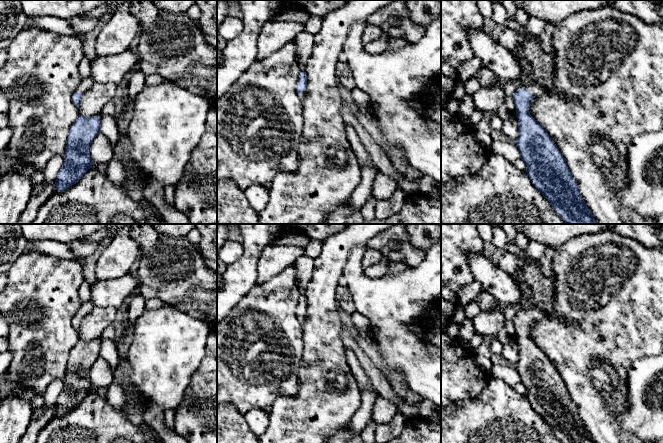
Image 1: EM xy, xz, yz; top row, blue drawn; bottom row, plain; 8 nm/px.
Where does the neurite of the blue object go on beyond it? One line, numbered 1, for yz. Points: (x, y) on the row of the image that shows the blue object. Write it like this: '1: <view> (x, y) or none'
1: yz (536, 89)

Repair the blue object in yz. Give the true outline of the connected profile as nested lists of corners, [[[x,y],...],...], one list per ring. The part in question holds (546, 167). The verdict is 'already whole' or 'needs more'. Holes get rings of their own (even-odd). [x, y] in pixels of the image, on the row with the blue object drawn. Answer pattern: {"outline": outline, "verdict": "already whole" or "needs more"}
{"outline": [[[532,83],[513,94],[518,119],[515,142],[532,184],[551,203],[566,224],[593,224],[594,216],[581,196],[579,185],[565,158],[547,131],[533,118],[529,109],[543,88]]], "verdict": "needs more"}

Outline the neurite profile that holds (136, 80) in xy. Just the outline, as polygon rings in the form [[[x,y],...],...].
[[[139,66],[128,75],[127,84],[129,103],[125,111],[119,109],[118,114],[115,116],[120,132],[123,134],[128,133],[128,125],[133,116],[133,108],[136,96],[142,91],[145,85],[145,74],[139,69]]]

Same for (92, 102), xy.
[[[94,83],[93,86],[82,94],[79,114],[84,117],[101,115],[103,107],[116,95],[118,86],[108,83]]]

